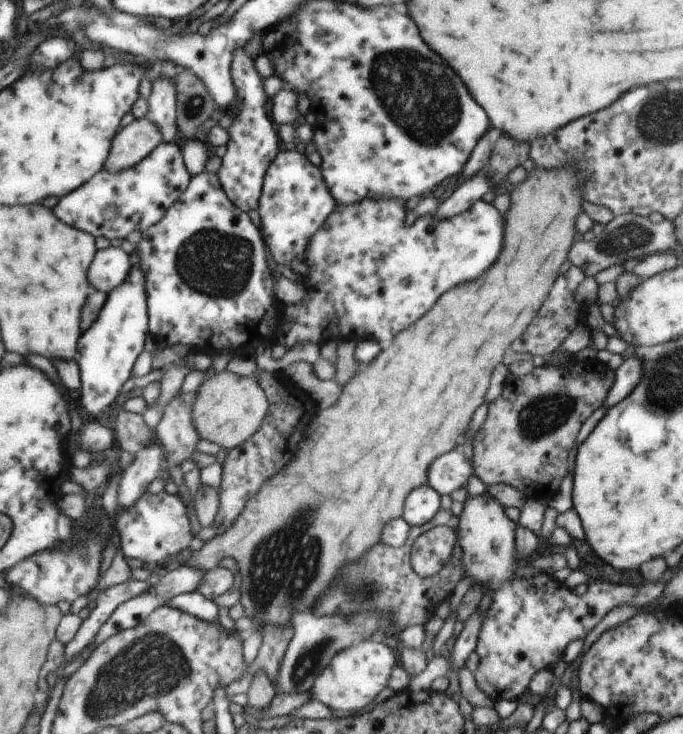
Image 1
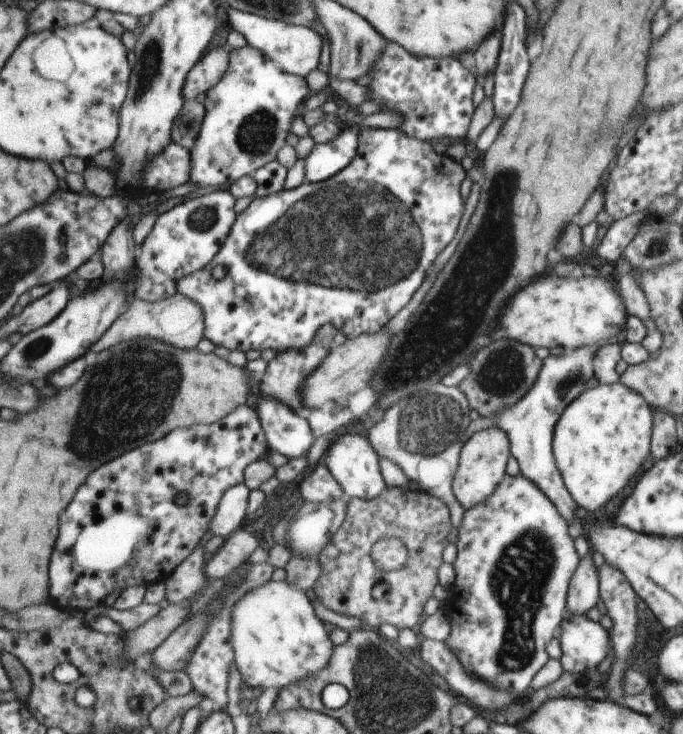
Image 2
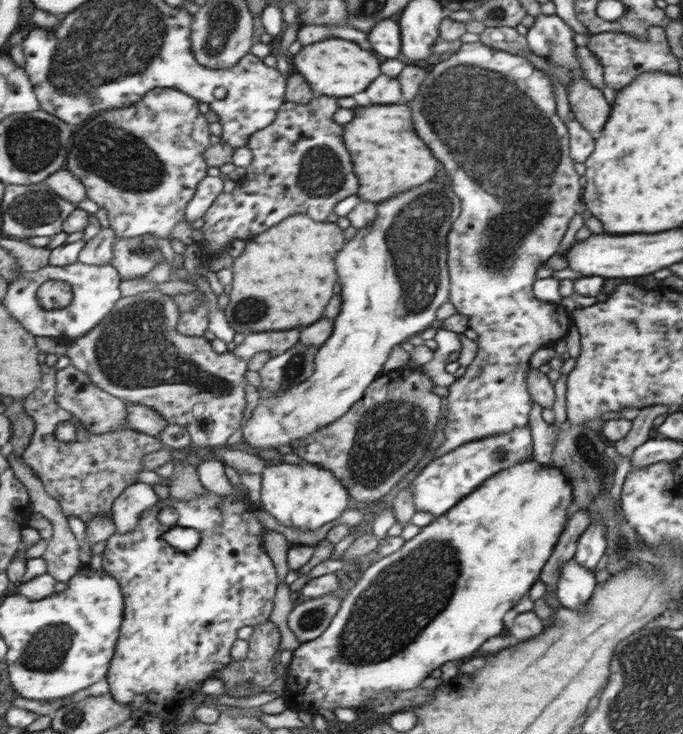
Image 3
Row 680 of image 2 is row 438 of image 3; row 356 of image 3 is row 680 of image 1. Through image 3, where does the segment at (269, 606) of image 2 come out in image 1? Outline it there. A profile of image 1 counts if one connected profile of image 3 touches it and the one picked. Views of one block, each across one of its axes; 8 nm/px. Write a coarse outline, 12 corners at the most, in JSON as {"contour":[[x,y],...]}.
{"contour":[[378,637],[329,660],[309,701],[357,711],[385,688],[393,652]]}

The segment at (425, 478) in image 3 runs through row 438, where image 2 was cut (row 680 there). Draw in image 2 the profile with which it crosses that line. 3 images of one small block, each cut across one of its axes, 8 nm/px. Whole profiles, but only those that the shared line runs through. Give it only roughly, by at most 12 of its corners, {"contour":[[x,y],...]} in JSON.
{"contour":[[521,473],[463,511],[443,641],[521,695],[577,554]]}

